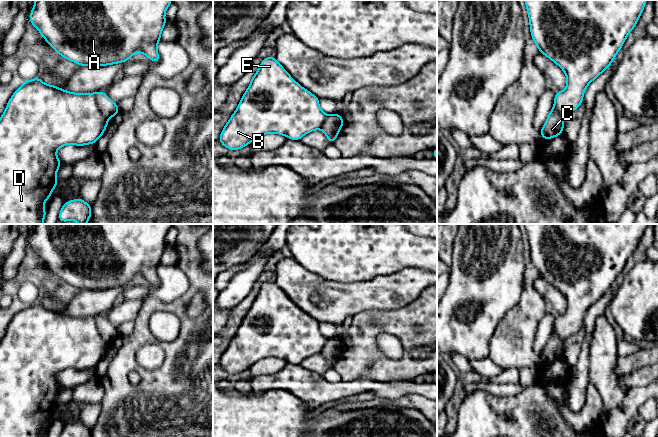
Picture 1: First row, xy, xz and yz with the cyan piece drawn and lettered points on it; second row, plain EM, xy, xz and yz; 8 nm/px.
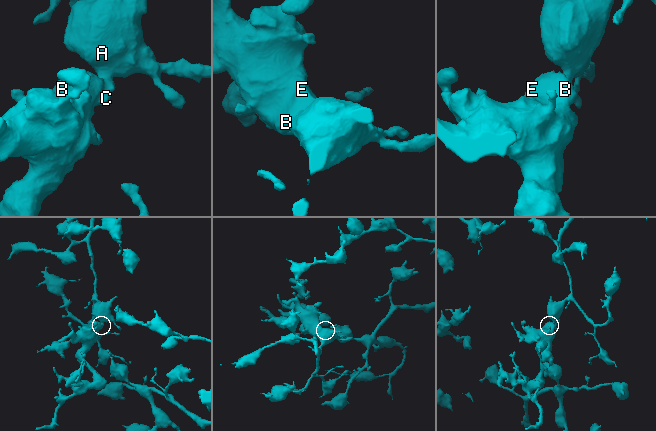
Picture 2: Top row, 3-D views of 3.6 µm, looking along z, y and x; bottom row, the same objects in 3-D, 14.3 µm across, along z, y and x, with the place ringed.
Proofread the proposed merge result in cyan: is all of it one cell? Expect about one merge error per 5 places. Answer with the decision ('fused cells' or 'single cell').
fused cells

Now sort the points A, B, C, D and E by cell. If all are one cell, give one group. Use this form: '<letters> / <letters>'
A / B C D E

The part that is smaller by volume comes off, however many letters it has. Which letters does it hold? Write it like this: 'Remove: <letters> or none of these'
Remove: B, C, D, E

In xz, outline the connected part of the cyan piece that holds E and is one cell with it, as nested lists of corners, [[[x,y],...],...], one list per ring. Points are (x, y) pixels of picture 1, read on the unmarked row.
[[[274,281],[262,284],[236,335],[221,355],[219,365],[229,374],[239,374],[264,358],[280,358],[291,364],[321,353],[327,338],[319,330],[319,322],[298,308]]]

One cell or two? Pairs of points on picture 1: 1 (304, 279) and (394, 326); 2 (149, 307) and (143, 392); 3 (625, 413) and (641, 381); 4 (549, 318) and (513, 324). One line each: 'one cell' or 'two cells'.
1: two cells
2: one cell
3: two cells
4: two cells

